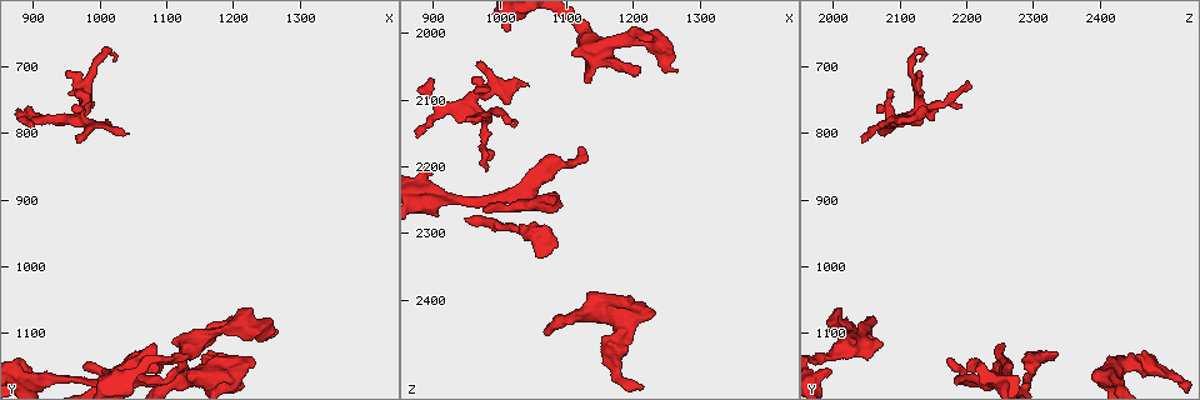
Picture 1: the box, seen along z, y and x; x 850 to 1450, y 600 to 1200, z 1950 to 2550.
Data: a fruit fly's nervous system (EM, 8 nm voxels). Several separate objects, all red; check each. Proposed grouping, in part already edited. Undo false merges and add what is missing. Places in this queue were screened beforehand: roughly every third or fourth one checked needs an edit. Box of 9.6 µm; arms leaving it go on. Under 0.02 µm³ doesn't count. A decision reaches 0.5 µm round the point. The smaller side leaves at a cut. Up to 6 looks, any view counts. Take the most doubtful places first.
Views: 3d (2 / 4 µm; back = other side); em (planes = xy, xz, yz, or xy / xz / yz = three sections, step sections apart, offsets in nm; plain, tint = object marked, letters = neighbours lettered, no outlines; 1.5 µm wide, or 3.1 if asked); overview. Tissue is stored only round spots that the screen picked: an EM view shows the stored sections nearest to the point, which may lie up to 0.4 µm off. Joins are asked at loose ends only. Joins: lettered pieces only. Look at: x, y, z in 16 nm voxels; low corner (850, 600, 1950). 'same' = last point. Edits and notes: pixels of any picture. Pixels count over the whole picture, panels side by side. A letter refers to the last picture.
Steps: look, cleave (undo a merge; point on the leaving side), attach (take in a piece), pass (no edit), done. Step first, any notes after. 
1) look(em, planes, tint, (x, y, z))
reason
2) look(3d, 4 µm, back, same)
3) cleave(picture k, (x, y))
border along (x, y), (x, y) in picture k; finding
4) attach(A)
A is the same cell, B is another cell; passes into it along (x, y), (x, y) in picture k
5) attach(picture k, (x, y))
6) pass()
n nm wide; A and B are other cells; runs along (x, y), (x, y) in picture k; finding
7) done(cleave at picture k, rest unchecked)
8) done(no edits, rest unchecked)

look(3d, 4 µm, (1045, 800, 2075))
thin end

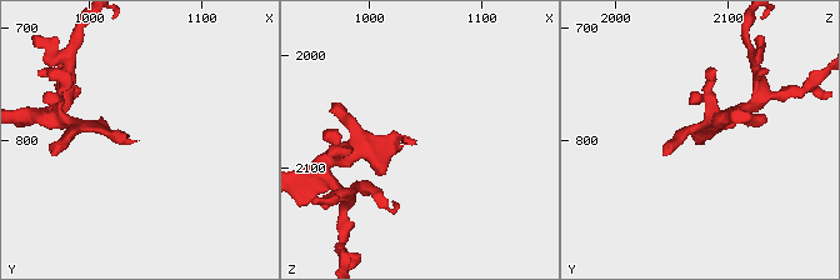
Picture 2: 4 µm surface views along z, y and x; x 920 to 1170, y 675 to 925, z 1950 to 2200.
look(em, planes, letters, (1038, 800, 2078))
now the EM

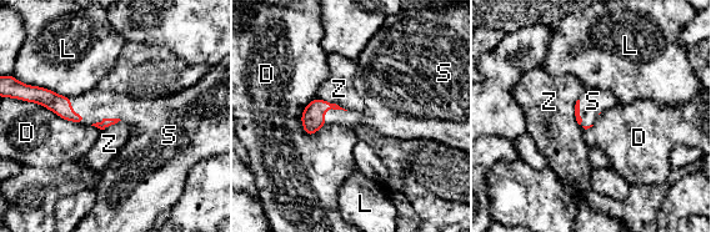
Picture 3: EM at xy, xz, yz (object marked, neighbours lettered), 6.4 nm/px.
attach(S)
S is the same cell, D, L and Z are other cells; passes into it along (579, 119), (580, 117), (592, 101) in picture 3; it goes on there

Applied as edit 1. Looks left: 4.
look(em, yz, step 4, letters, (905, 785, 2065))

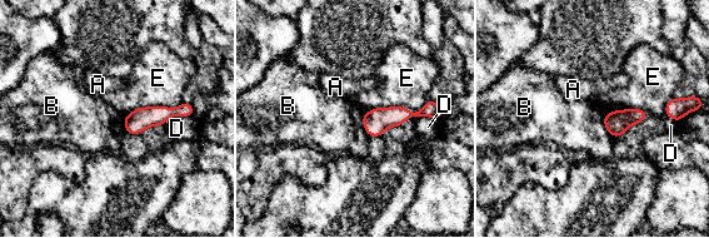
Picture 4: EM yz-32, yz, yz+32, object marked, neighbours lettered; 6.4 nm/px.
look(em, planes, letters, same)
another direction

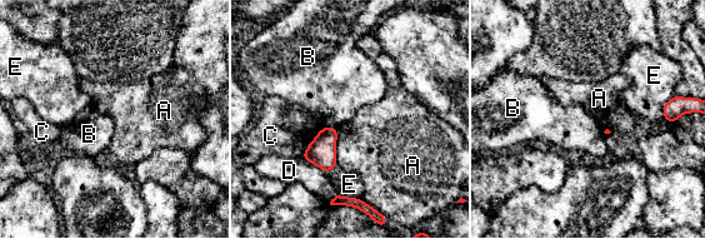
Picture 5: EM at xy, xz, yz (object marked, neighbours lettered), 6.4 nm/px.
pass()
A, B, C, D and E are other cells; border along (335, 128), (338, 164) in picture 5; no lettered piece goes on from it

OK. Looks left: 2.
look(em, xy, step 8, letters, (980, 720, 2205))
thin end

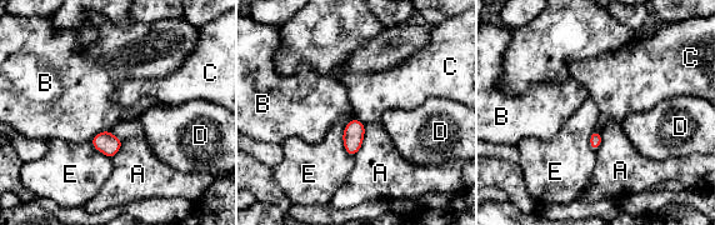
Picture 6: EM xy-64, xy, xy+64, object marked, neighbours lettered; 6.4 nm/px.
look(em, planes, letters, same)
another direction

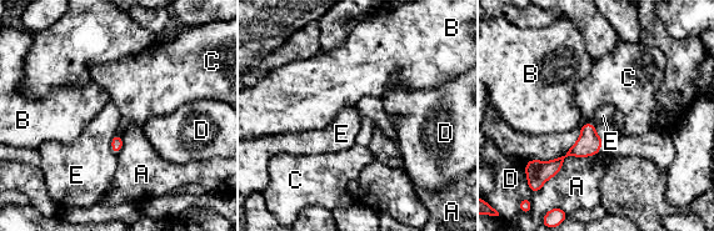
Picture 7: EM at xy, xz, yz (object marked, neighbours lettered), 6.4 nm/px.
pass()
A touches over 400 nm; A, B, C, D and E are other cells; none of them fits

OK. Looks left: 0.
done(attach at picture 3, rest unchecked)

